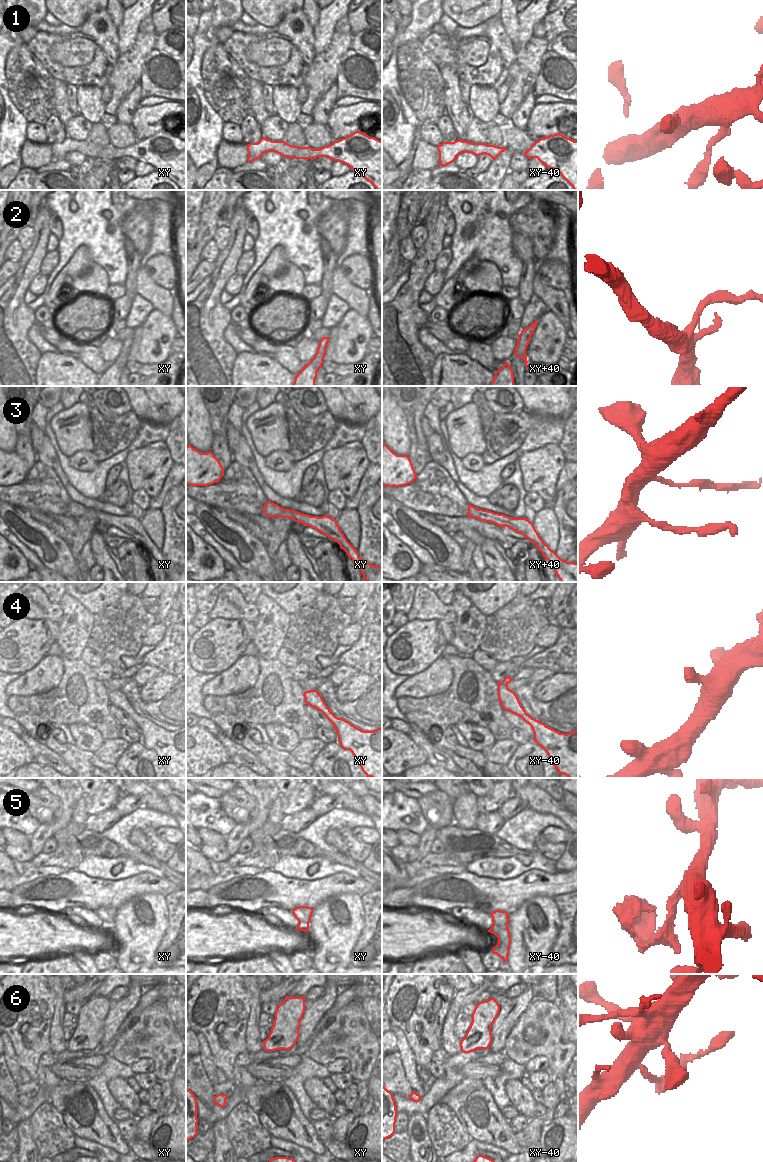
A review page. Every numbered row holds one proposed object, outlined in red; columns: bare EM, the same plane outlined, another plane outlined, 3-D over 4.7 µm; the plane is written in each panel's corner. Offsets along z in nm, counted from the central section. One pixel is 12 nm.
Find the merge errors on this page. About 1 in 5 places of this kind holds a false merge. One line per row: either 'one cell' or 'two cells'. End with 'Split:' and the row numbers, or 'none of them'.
1: one cell
2: one cell
3: two cells
4: one cell
5: two cells
6: two cells
Split: 3, 5, 6

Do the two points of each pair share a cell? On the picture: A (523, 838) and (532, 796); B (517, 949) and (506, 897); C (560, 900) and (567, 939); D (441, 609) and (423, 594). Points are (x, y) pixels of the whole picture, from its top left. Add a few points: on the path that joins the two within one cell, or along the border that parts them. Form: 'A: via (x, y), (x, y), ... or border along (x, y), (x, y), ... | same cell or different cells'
A: border along (526, 807), (552, 815) | different cells
B: border along (528, 899), (524, 900), (509, 914) | different cells
C: via (567, 910), (567, 929) | same cell
D: via (437, 608), (427, 598) | same cell

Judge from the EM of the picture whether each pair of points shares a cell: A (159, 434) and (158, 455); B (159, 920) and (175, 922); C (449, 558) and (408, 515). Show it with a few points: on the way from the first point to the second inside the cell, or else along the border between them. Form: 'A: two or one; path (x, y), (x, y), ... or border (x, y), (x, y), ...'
A: two; border (164, 441), (155, 441), (137, 449)
B: two; border (165, 898), (167, 929), (161, 939)
C: one; path (445, 545), (437, 534), (421, 525)

